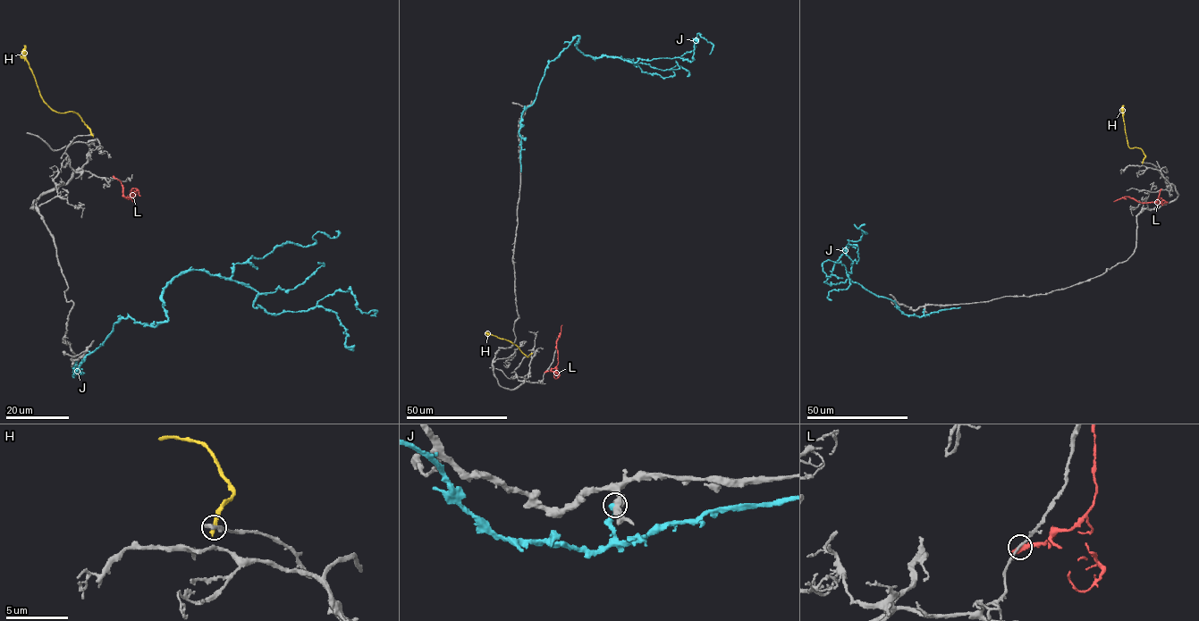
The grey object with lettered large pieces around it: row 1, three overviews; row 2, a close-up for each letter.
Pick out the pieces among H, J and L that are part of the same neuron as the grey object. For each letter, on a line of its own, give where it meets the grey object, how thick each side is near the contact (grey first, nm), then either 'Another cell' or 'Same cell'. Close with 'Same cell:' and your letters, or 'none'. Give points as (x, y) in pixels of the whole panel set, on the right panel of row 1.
H: Touches grey at (1143, 162). Thickness 400 nm (grey) against 400 nm. Another cell
J: Touches grey at (924, 309). Thickness 400 nm (grey) against 550 nm. Another cell
L: Touches grey at (1160, 189). Thickness 200 nm (grey) against 400 nm. Another cell
Same cell: none

